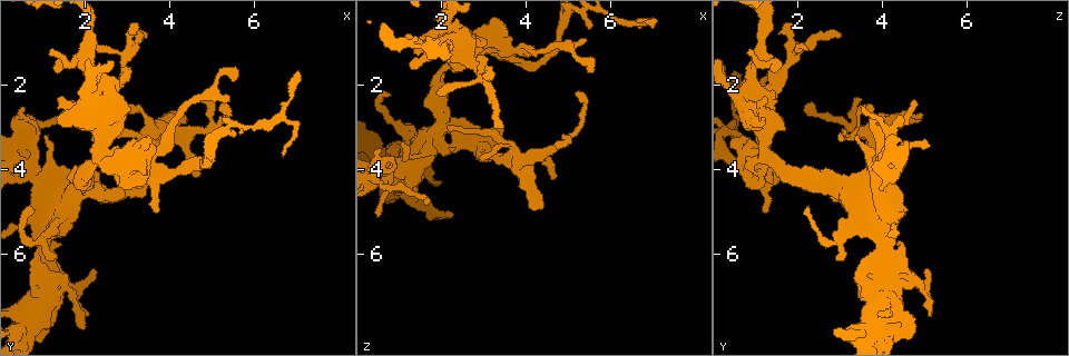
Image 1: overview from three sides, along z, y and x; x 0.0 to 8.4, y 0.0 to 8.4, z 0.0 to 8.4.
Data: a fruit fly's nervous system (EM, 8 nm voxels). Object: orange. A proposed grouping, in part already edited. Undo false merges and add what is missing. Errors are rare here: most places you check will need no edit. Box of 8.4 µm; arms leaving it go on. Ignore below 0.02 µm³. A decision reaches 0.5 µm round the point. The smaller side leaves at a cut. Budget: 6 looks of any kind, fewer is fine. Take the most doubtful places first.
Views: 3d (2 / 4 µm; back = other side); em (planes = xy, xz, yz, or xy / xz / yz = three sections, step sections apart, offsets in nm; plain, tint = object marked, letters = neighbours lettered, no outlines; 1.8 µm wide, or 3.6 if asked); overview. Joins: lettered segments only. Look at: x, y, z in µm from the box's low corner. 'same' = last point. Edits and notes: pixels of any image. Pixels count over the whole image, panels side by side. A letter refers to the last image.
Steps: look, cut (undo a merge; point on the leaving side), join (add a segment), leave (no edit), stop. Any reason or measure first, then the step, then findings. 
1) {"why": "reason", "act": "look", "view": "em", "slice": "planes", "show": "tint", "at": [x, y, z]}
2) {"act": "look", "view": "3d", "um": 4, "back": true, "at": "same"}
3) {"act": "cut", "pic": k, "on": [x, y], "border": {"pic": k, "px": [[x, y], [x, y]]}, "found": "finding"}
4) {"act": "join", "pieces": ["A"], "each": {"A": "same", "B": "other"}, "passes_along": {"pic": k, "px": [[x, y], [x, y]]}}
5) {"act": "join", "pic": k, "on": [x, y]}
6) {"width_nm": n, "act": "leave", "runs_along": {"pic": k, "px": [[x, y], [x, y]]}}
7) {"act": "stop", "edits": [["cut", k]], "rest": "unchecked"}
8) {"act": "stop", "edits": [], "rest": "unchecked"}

{"why": "small branch off a trunk", "act": "look", "view": "em", "slice": "planes", "show": "tint", "at": [2.35, 3.65, 1.20]}

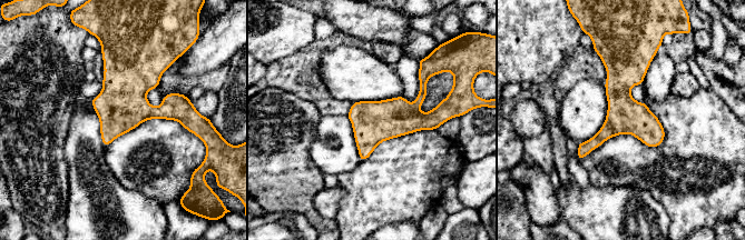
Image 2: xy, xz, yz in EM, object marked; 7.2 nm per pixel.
{"why": "see the neighbours", "act": "look", "view": "em", "slice": "planes", "show": "letters", "at": "same"}

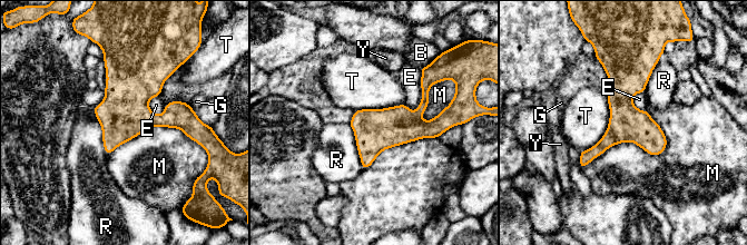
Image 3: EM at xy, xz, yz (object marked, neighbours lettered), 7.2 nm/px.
{"width_nm": 260, "act": "leave", "each": {"B": "other", "E": "other", "G": "other", "M": "other", "R": "other", "T": "other", "Y": "other"}, "runs_along": {"pic": 3, "px": [[618, 58], [619, 128], [582, 164]]}, "found": "continuous, no second neuron"}

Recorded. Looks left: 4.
{"why": "looks like a crossing", "act": "look", "view": "em", "slice": "planes", "show": "letters", "at": [0.65, 4.00, 4.15]}

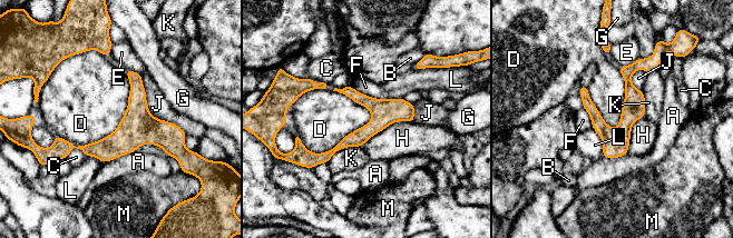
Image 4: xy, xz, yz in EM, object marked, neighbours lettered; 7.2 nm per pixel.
{"act": "leave", "each": {"A": "other", "B": "other", "C": "other", "D": "other", "E": "other", "F": "other", "G": "other", "H": "other", "J": "other", "K": "other", "L": "other", "M": "other"}, "found": "continuous, no second neuron"}

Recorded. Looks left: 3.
{"why": "arms part here", "act": "look", "view": "3d", "um": 4, "at": [2.80, 4.60, 3.40]}

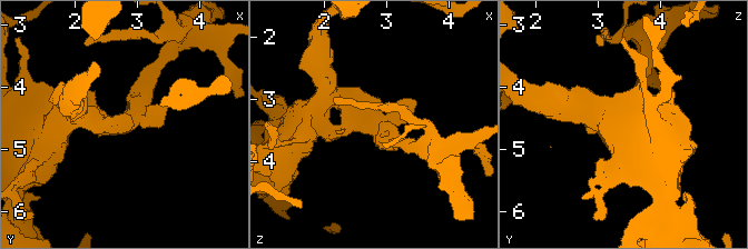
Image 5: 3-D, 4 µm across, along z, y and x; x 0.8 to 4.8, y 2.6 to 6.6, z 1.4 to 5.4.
{"why": "need the tissue", "act": "look", "view": "em", "slice": "planes", "show": "tint", "at": [2.85, 4.60, 3.40]}

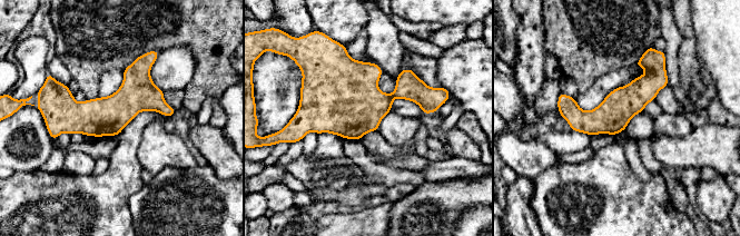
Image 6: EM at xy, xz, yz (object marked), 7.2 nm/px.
{"why": "see the neighbours", "act": "look", "view": "em", "slice": "planes", "show": "letters", "at": "same"}

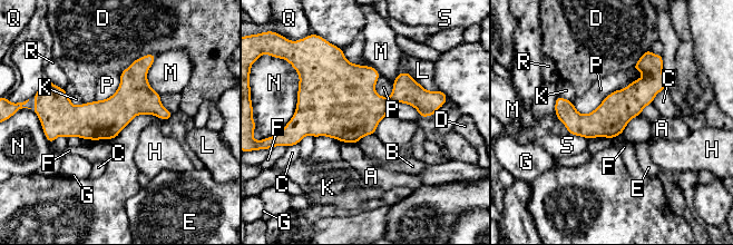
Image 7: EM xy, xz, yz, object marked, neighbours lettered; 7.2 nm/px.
{"longest_contact_nm": ["P", 550], "act": "leave", "each": {"A": "other", "B": "other", "C": "other", "D": "other", "E": "other", "F": "other", "G": "other", "H": "other", "K": "other", "L": "other", "M": "other", "N": "other", "P": "other", "Q": "other", "R": "other", "S": "other"}, "border": {"pic": 7, "px": [[114, 138], [99, 138], [94, 141]]}, "found": "one neuron here"}

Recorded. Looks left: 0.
{"act": "stop", "edits": [], "rest": "unchecked"}

